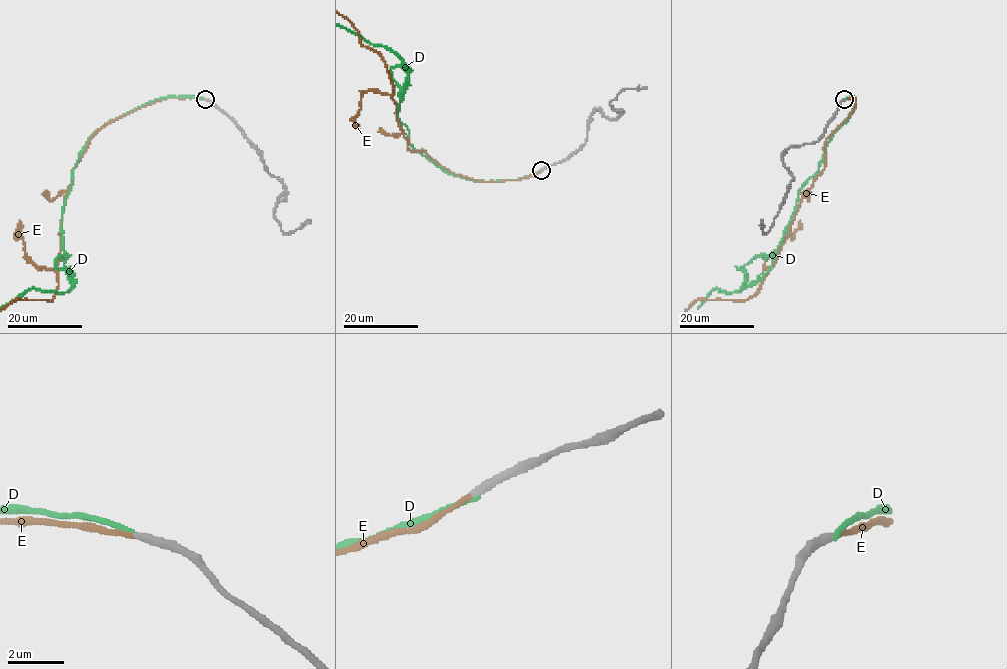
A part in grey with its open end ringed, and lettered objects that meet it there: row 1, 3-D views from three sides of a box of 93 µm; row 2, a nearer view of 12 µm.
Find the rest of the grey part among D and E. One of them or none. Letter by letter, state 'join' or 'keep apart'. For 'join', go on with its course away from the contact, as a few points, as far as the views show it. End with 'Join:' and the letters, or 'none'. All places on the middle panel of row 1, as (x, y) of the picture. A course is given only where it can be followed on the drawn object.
D: keep apart
E: join
Join: E

